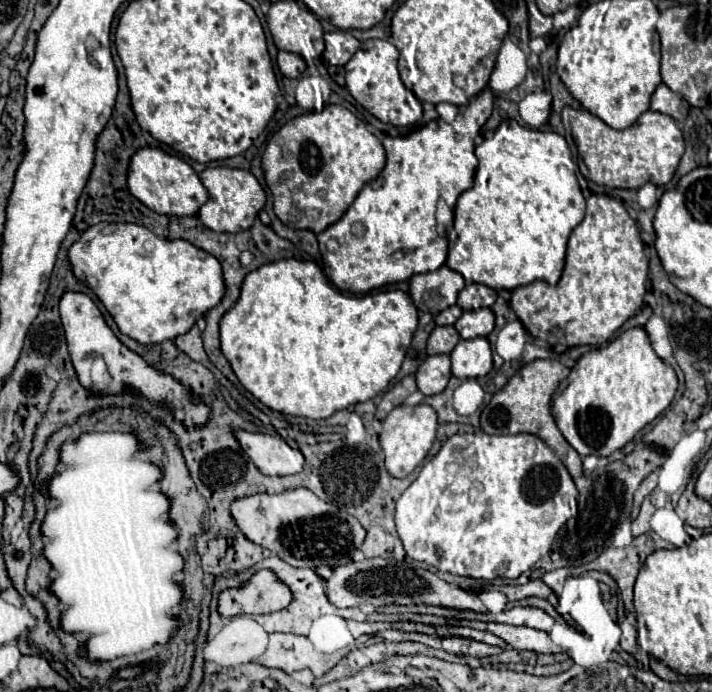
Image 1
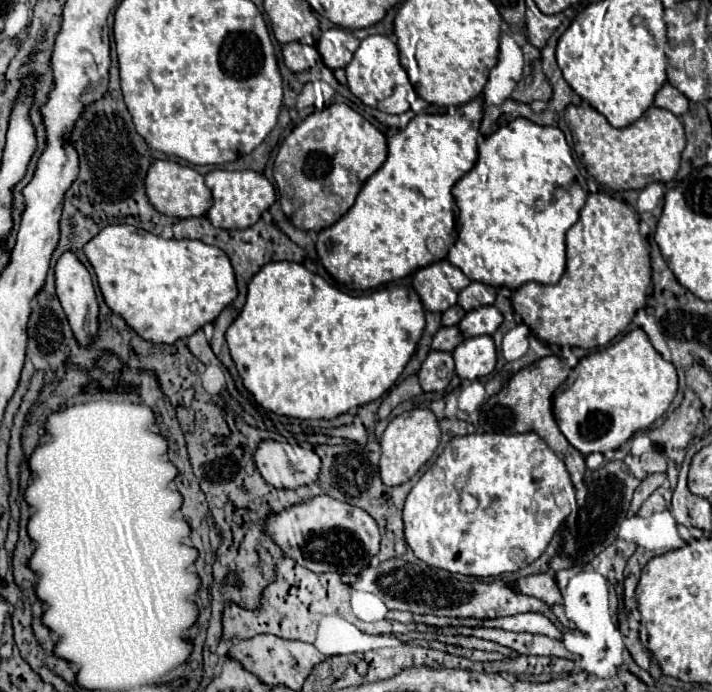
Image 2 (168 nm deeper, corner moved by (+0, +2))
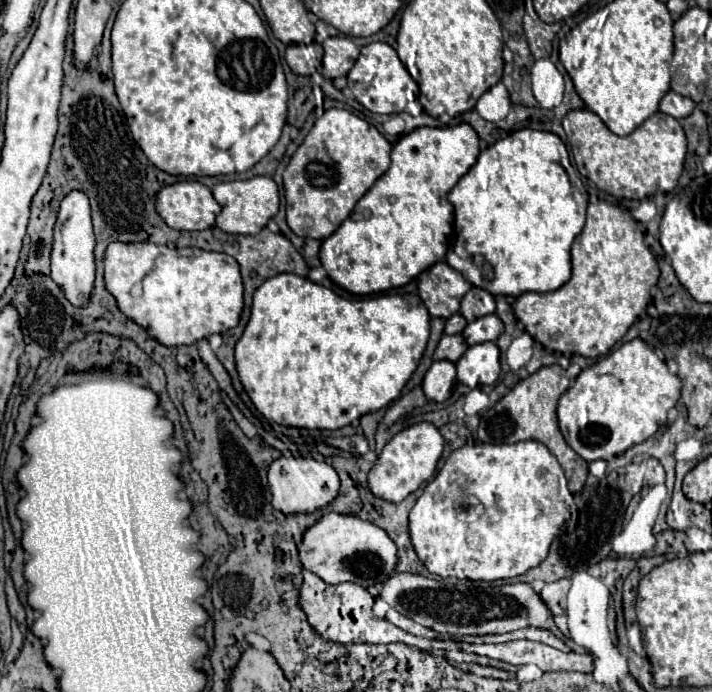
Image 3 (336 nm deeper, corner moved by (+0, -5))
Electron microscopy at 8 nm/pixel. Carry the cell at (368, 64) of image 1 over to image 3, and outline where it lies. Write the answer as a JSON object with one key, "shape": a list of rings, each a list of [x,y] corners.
{"shape":[[[371,42],[361,48],[361,56],[357,58],[353,70],[347,74],[347,82],[355,100],[361,106],[365,106],[369,112],[375,112],[375,114],[407,112],[413,116],[423,112],[418,102],[418,84],[411,78],[407,68],[401,64],[397,52],[385,42]]]}

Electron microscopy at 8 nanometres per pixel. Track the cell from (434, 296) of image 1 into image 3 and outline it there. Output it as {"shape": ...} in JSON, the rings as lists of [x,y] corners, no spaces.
{"shape":[[[439,262],[419,274],[419,296],[433,318],[449,318],[459,312],[461,298],[471,290],[471,284],[453,270],[447,262]]]}

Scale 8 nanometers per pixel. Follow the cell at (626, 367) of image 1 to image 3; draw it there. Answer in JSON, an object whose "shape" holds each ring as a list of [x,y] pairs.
{"shape":[[[635,338],[581,370],[571,388],[559,398],[559,428],[565,442],[583,460],[609,460],[653,436],[667,422],[667,412],[677,404],[679,394],[679,376],[671,374],[641,338]]]}

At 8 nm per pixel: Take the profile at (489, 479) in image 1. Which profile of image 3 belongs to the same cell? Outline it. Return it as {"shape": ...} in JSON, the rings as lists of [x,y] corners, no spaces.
{"shape":[[[525,440],[525,442],[515,442],[515,444],[476,442],[473,446],[463,446],[463,448],[453,450],[451,456],[445,460],[443,468],[437,472],[437,476],[431,482],[427,482],[423,494],[417,498],[415,506],[409,512],[409,534],[411,534],[411,542],[413,542],[413,548],[419,556],[419,560],[425,564],[425,568],[429,572],[433,572],[437,576],[443,576],[443,578],[453,576],[453,578],[493,582],[493,580],[503,580],[503,578],[513,578],[513,576],[525,574],[527,570],[539,566],[545,560],[553,538],[559,534],[561,526],[569,520],[571,506],[576,506],[574,495],[567,488],[567,478],[565,478],[561,466],[559,466],[557,458],[553,458],[553,454],[547,450],[547,446],[543,446],[541,442],[535,442],[535,440]]]}

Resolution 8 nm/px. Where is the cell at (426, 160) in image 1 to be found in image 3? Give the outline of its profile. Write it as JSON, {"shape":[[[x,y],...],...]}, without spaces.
{"shape":[[[465,122],[443,128],[415,128],[399,138],[391,152],[389,170],[357,202],[351,216],[327,240],[323,240],[319,258],[329,278],[353,294],[367,296],[405,286],[429,266],[445,260],[447,236],[453,232],[453,206],[449,204],[447,194],[477,162],[477,156],[477,132]]]}

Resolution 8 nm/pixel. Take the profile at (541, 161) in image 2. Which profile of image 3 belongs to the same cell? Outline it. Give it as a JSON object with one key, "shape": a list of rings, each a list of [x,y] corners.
{"shape":[[[523,128],[523,130],[517,130],[517,132],[509,134],[507,138],[501,138],[493,146],[485,148],[479,154],[477,164],[449,192],[449,202],[455,208],[455,244],[447,252],[447,264],[453,266],[457,272],[461,272],[473,286],[483,288],[483,290],[491,292],[493,296],[497,296],[497,294],[501,294],[501,296],[521,296],[523,292],[551,292],[551,290],[557,290],[571,278],[571,256],[569,256],[569,252],[571,252],[571,244],[573,244],[575,236],[585,226],[587,196],[581,192],[579,174],[573,168],[573,164],[569,160],[569,152],[567,152],[565,144],[561,142],[561,138],[557,134]]]}

